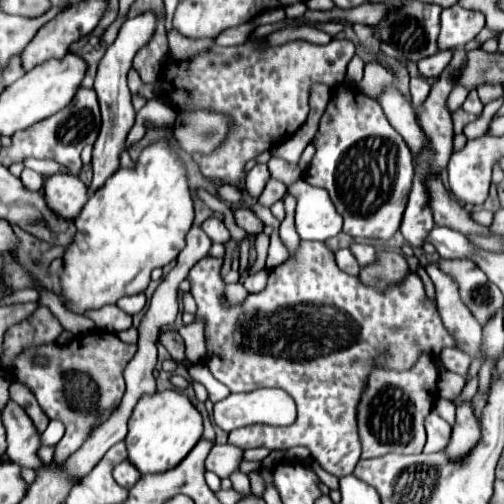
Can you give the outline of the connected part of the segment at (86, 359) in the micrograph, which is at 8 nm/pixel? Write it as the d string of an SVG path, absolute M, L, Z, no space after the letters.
M92 331L84 337L74 337L66 345L44 343L34 347L34 351L36 355L46 355L48 365L32 365L32 353L28 347L12 359L10 373L18 383L26 385L34 393L48 419L58 419L64 423L66 433L56 445L54 455L56 463L64 463L72 453L76 453L76 449L82 447L90 431L102 425L102 421L106 421L118 407L124 395L124 365L130 363L138 349L136 343L124 343L114 333Z

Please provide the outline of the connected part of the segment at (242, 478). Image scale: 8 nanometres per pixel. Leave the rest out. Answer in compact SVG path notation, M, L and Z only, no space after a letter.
M234 471L232 475L230 475L230 481L232 481L232 487L236 489L236 491L240 491L240 493L248 493L248 489L250 489L250 481L248 481L248 475L246 473L242 473L242 471Z

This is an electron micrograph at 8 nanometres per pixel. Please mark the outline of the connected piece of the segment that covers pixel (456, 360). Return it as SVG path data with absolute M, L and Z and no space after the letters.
M444 347L440 351L440 361L446 369L450 369L454 373L460 373L460 375L466 375L468 365L470 365L470 357L464 355L458 347Z

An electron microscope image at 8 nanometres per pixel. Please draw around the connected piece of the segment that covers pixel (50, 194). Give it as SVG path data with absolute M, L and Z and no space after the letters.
M50 175L44 181L46 203L62 217L74 219L88 201L88 189L76 175Z

